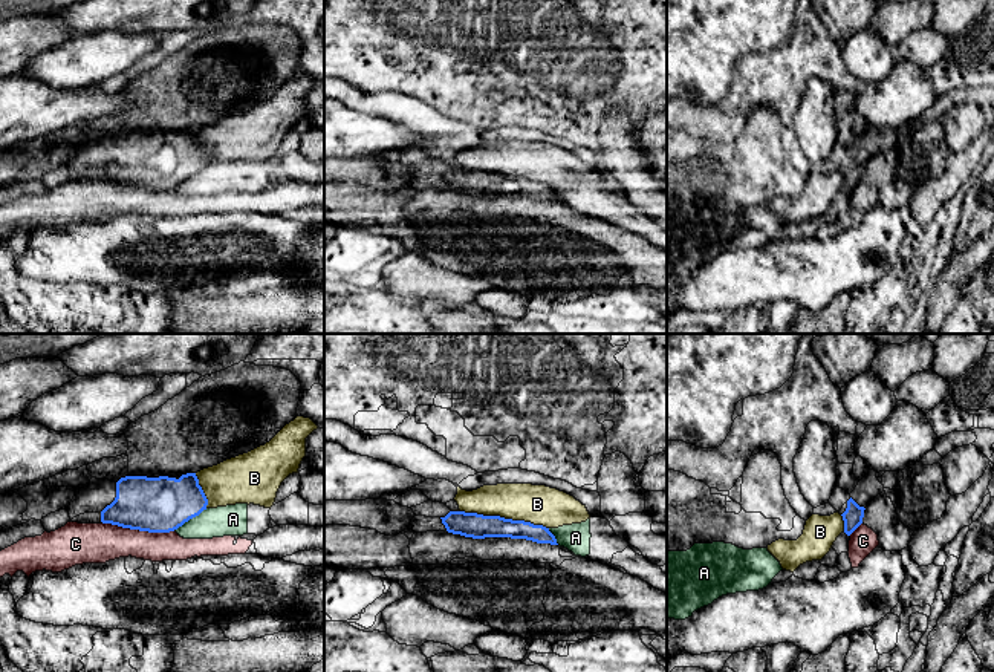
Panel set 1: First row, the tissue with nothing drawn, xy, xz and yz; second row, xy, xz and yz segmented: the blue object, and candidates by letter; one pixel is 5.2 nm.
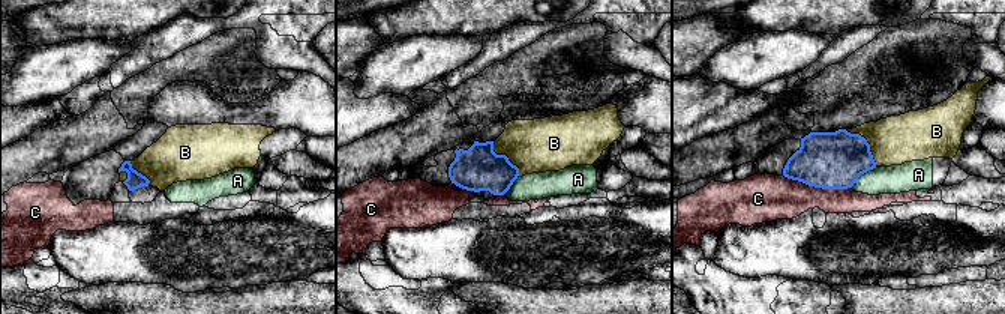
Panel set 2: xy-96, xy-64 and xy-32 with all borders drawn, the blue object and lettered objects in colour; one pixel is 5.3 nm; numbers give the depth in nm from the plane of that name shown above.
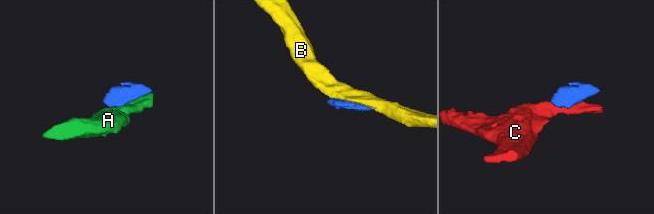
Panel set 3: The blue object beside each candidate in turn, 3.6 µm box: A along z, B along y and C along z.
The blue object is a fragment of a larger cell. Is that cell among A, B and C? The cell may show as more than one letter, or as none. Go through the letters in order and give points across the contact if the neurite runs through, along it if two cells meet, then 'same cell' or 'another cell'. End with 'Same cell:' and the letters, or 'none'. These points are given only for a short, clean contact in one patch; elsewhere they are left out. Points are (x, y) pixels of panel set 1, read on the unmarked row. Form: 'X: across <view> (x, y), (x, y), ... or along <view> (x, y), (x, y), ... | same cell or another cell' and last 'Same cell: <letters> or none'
A: another cell
B: another cell
C: along xy (101, 178), (124, 185), (173, 189) | another cell
Same cell: none

